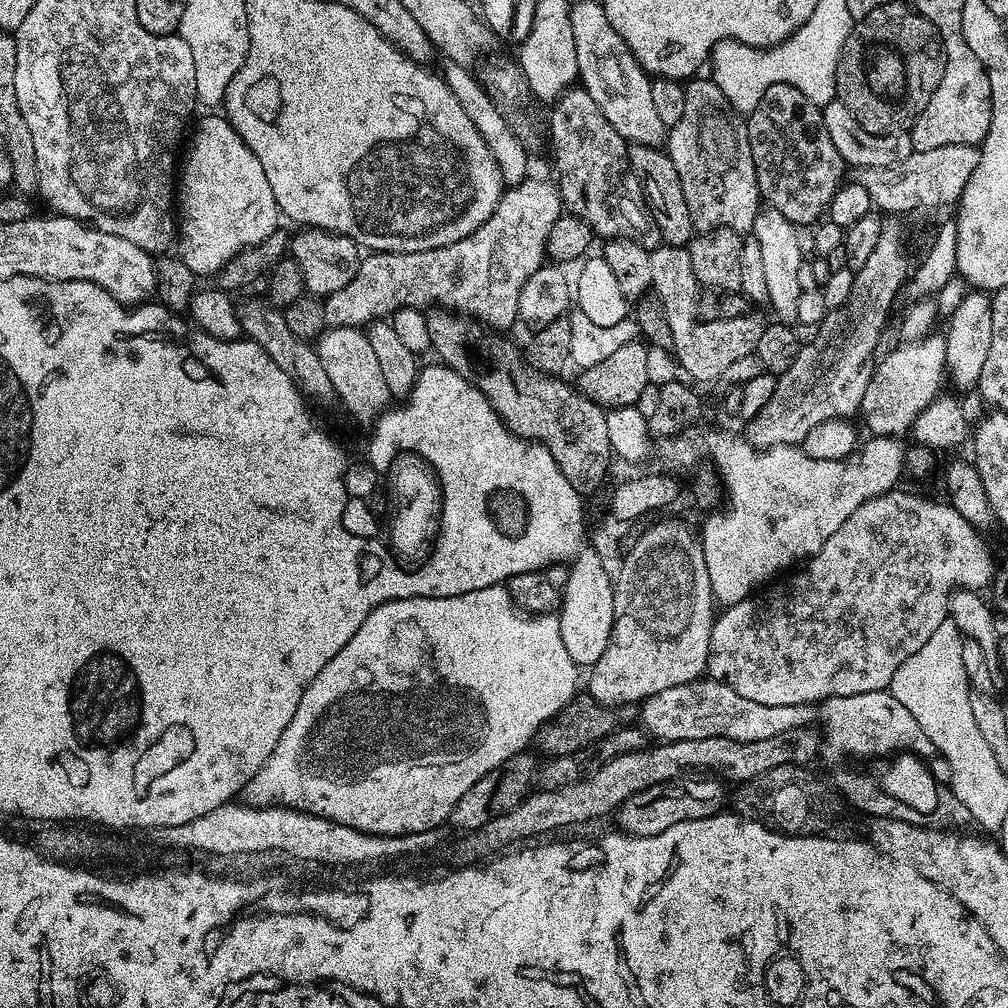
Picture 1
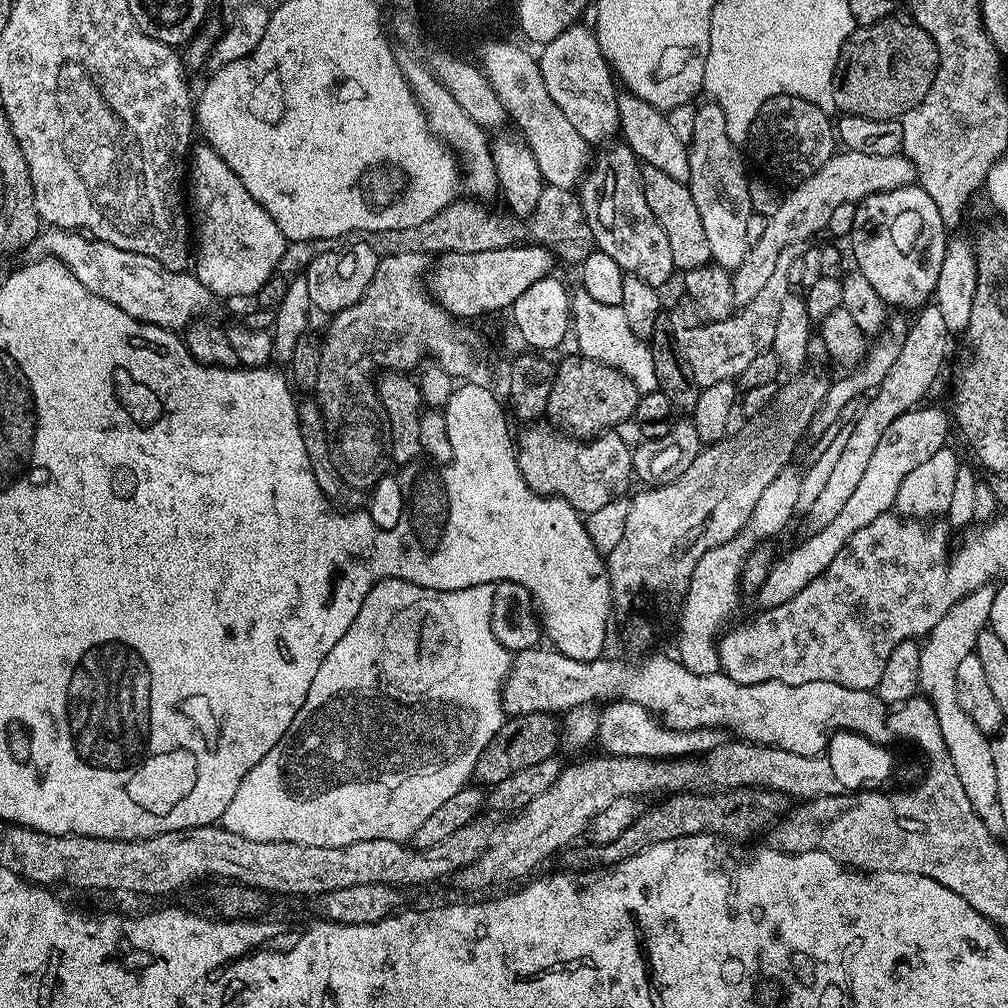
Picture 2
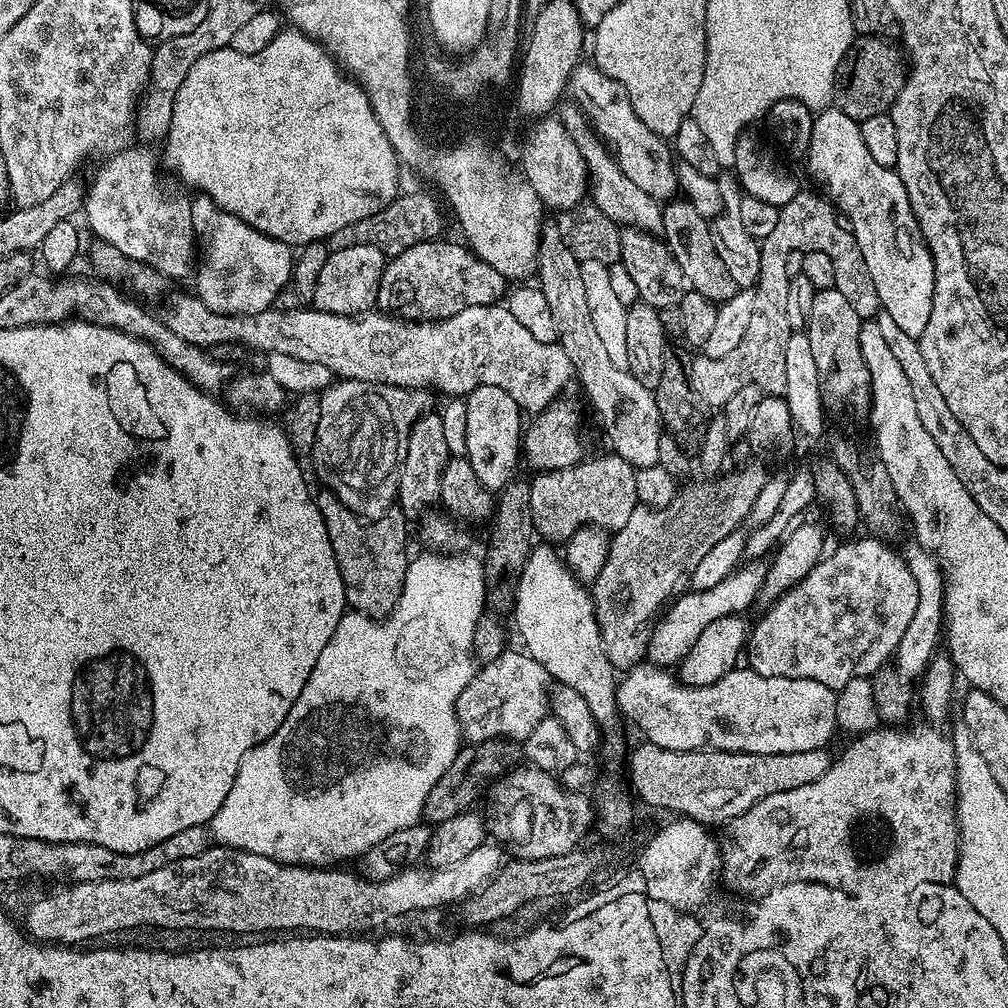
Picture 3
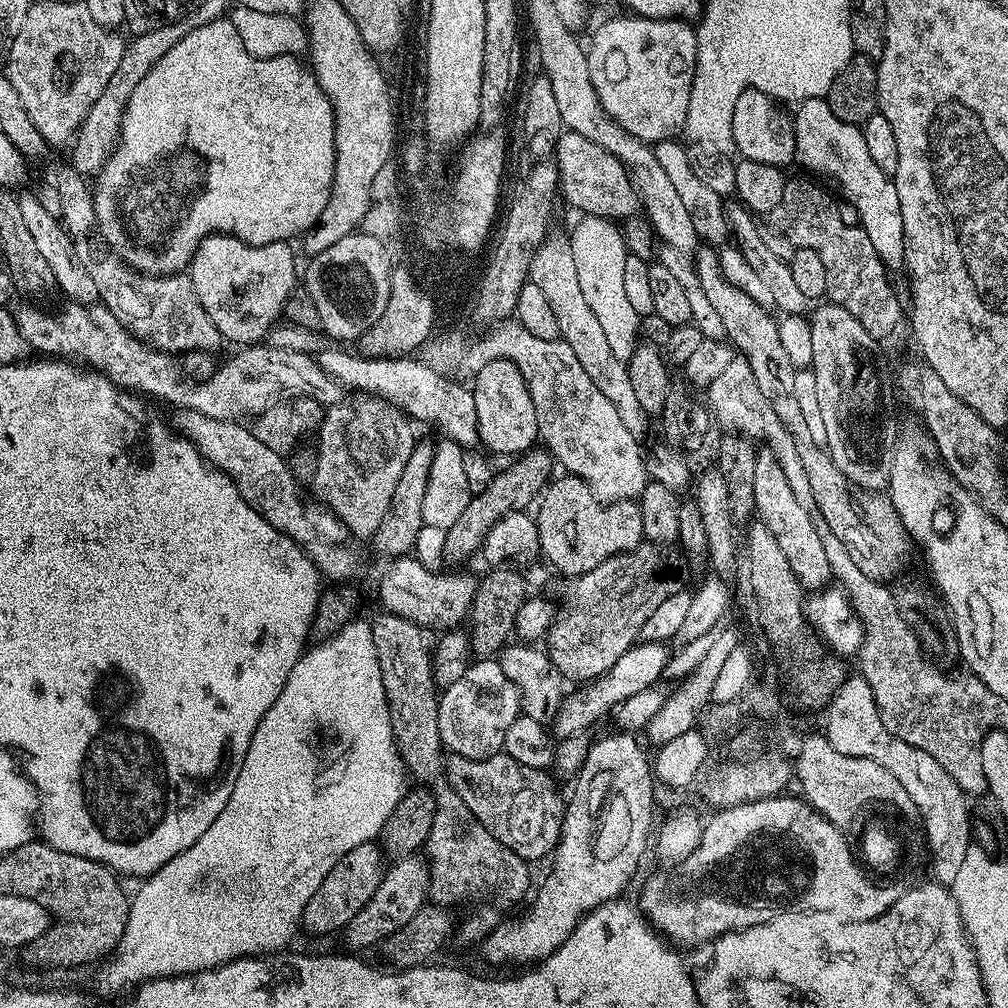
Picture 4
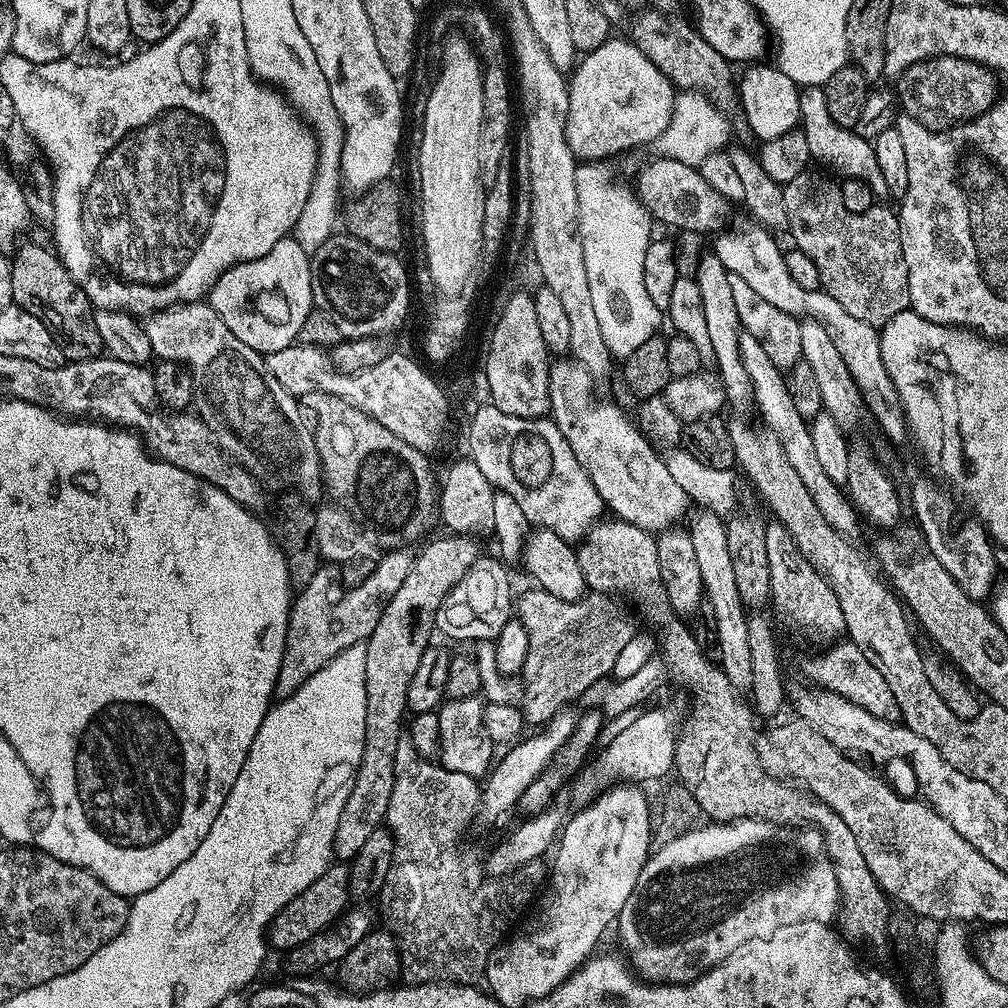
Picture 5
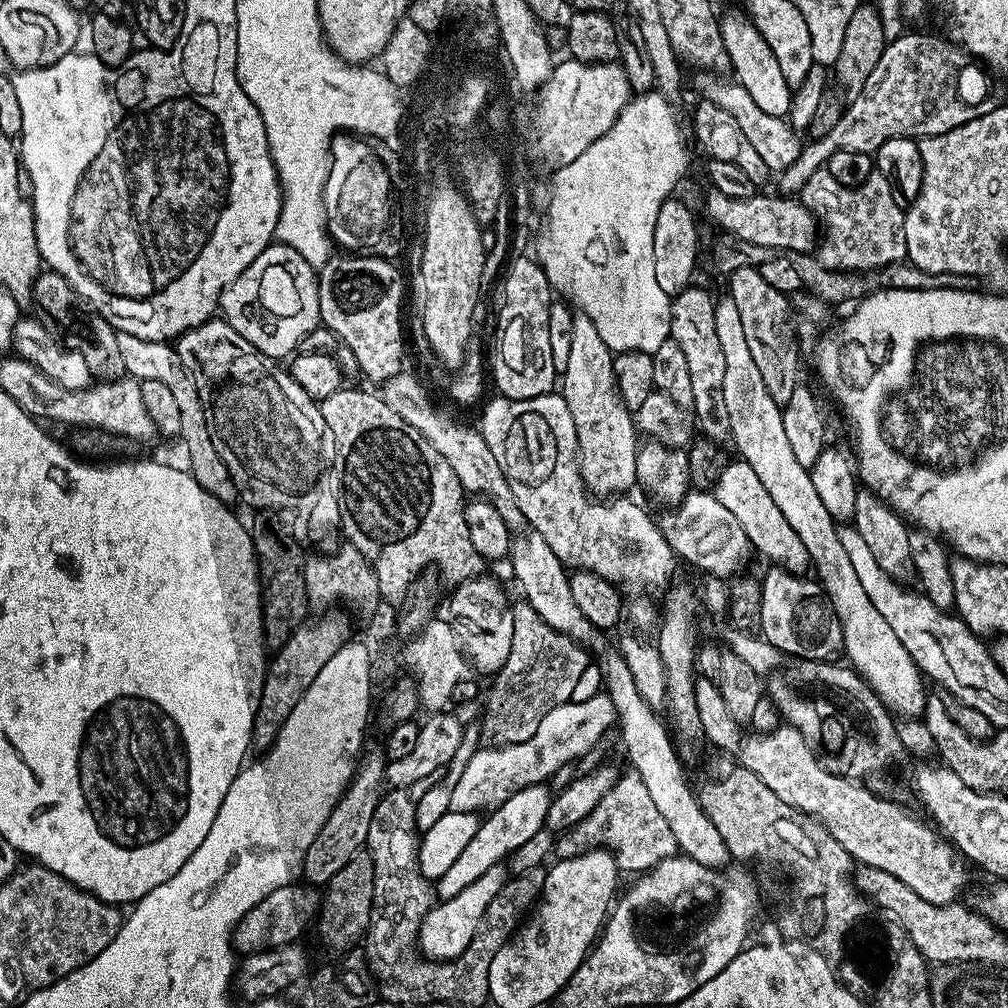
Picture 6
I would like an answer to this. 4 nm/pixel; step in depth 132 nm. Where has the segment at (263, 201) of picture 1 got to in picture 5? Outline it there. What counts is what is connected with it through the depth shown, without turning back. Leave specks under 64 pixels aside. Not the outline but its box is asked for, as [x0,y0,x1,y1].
[207,238,314,354]

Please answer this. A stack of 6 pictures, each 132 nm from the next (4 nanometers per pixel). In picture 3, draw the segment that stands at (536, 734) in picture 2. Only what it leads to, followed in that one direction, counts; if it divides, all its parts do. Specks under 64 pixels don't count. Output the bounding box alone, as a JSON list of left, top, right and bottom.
[423,740,522,826]

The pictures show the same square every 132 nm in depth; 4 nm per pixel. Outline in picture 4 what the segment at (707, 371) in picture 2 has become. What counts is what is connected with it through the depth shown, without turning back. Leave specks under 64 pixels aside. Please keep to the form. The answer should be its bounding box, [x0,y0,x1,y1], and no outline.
[706,355,811,504]

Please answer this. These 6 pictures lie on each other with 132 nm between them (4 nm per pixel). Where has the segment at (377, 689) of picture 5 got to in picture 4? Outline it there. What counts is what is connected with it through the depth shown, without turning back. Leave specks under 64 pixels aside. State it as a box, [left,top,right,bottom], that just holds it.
[444,446,554,561]

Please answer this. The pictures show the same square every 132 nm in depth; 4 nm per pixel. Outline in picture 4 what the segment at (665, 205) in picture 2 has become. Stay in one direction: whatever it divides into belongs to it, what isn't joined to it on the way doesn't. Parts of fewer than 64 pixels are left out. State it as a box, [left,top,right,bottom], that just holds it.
[696,246,806,432]

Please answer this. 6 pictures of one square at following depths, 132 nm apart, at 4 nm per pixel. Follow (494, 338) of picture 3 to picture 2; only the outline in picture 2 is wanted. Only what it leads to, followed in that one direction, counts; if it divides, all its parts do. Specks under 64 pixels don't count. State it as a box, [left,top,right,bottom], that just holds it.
[30,227,218,330]

